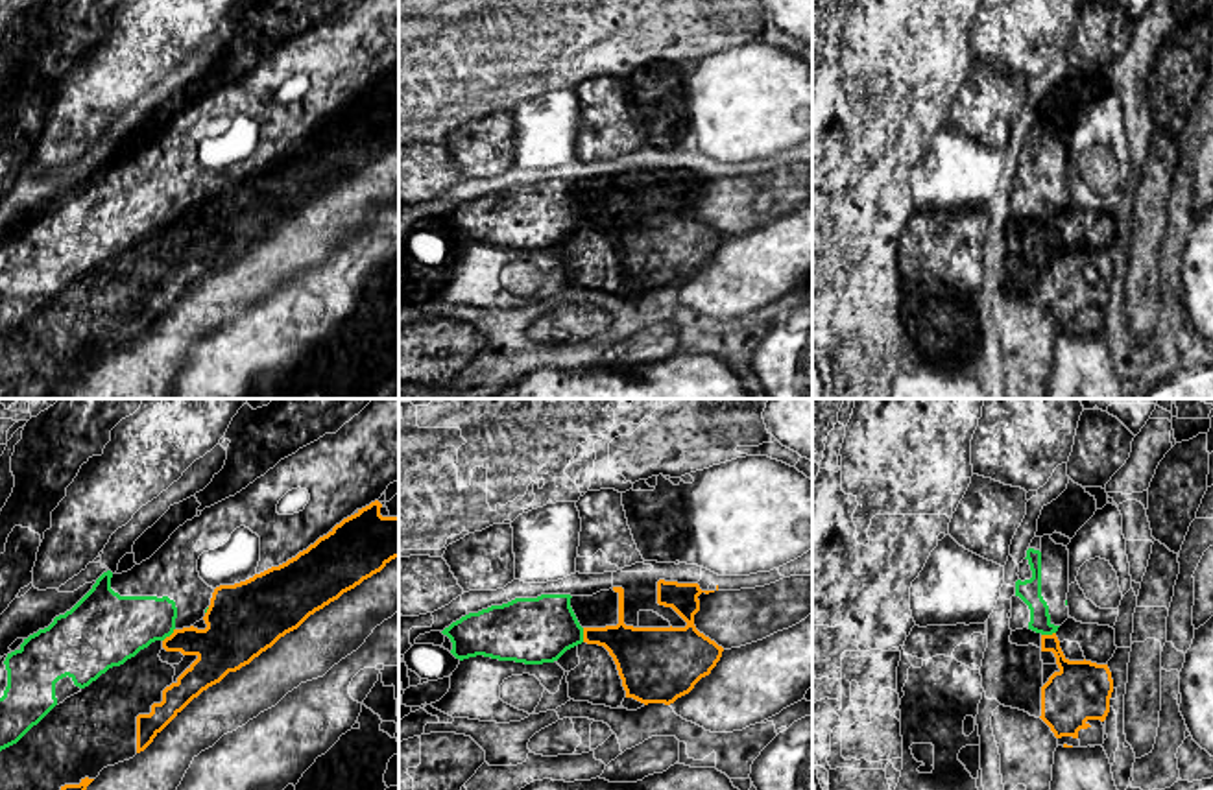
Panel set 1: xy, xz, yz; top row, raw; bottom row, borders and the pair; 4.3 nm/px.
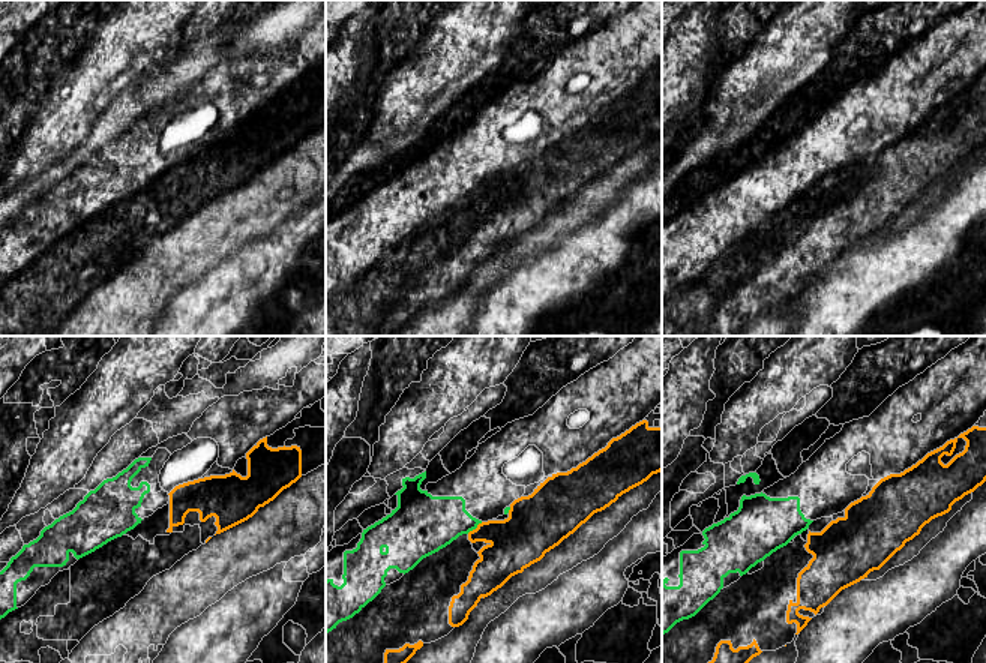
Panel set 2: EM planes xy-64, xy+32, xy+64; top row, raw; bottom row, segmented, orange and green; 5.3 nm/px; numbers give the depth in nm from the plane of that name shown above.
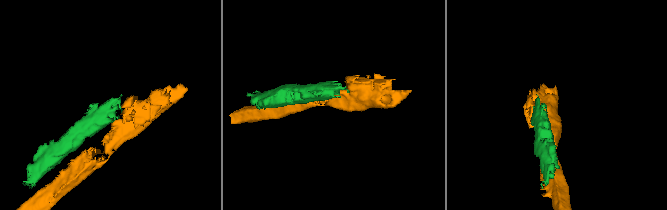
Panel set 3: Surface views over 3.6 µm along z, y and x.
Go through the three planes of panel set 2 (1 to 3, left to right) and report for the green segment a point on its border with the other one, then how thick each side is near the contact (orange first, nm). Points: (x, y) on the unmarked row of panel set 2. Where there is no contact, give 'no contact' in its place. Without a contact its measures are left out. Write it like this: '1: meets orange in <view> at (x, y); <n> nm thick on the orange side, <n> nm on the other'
1: no contact
2: meets orange in xy+32 at (476, 192); 280 nm thick on the orange side, 300 nm on the other
3: no contact

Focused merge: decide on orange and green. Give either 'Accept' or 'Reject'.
Reject

